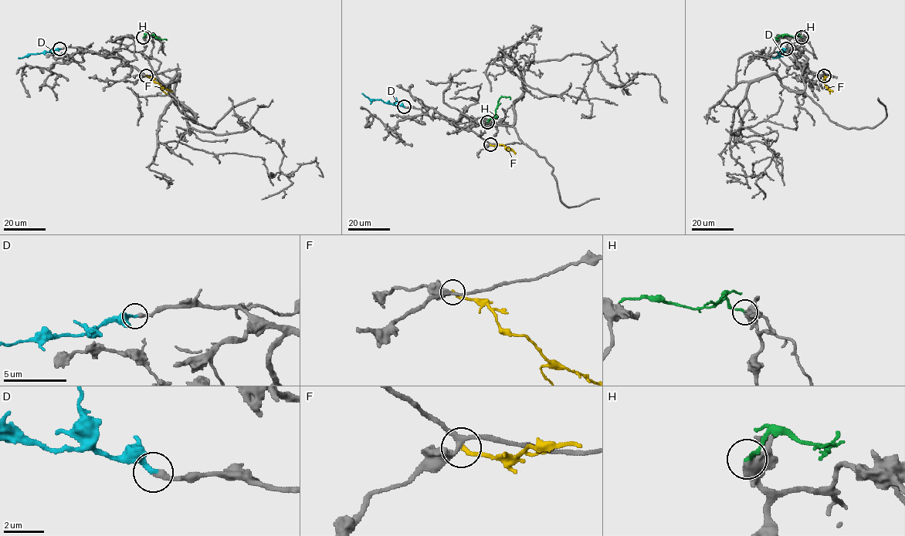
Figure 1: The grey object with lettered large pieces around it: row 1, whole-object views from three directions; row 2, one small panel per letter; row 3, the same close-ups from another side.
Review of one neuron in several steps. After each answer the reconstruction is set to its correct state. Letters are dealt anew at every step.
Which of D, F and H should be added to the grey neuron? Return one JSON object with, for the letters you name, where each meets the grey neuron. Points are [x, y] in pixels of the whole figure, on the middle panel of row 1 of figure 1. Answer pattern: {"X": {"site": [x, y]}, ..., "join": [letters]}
{"D": {"site": [404, 106]}, "join": ["D"]}

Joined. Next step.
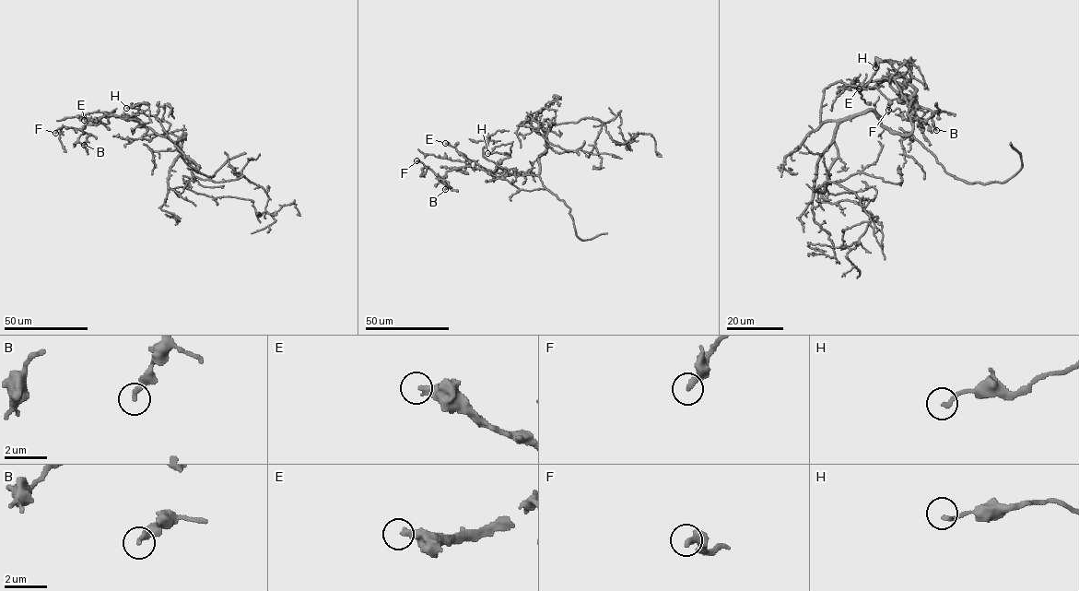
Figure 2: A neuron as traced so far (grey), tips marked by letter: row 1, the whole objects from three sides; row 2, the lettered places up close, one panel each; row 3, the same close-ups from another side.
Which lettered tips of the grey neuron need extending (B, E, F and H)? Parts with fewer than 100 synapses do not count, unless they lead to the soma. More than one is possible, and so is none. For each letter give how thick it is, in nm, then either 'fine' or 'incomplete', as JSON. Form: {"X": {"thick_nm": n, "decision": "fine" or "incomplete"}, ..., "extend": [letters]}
{"B": {"thick_nm": 240, "decision": "fine"}, "E": {"thick_nm": 360, "decision": "incomplete"}, "F": {"thick_nm": 360, "decision": "fine"}, "H": {"thick_nm": 180, "decision": "fine"}, "extend": ["E"]}

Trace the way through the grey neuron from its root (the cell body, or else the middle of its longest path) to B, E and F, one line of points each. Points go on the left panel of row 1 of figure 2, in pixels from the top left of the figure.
B: (183, 139), (185, 134), (178, 147), (141, 123), (110, 115), (106, 124), (85, 125), (84, 145)
E: (183, 139), (185, 134), (179, 140), (178, 147), (168, 138), (128, 118), (105, 115), (84, 120)
F: (183, 139), (185, 134), (178, 147), (141, 123), (114, 115), (106, 124), (62, 126), (55, 133)

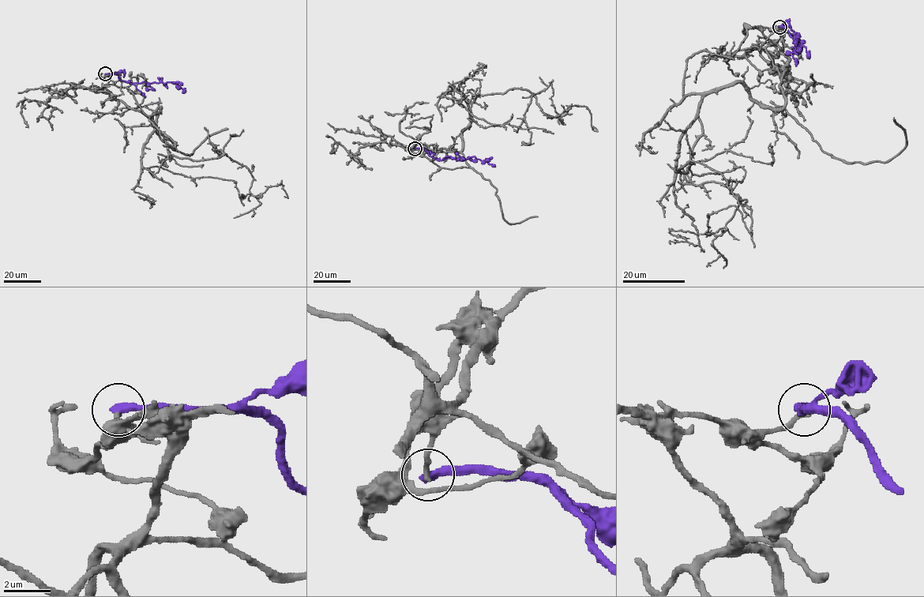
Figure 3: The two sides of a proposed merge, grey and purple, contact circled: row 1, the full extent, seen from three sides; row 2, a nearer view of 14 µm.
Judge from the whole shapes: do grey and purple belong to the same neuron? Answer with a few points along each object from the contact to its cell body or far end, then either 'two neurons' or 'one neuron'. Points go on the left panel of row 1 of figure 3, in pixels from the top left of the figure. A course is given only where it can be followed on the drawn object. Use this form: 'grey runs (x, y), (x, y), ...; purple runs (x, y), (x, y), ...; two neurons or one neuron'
grey runs (105, 73), (152, 122), (160, 107), (170, 153), (226, 155), (252, 194), (281, 181), (284, 197); purple runs (105, 73), (117, 73), (120, 80), (130, 83), (174, 83), (184, 93); two neurons

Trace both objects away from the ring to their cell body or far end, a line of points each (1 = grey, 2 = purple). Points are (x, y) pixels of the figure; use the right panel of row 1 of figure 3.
1: (779, 27), (785, 105), (712, 89), (679, 170), (737, 200), (711, 234), (734, 205), (749, 232)
2: (779, 27), (799, 43), (796, 43), (800, 42), (794, 43), (801, 42), (809, 58)

